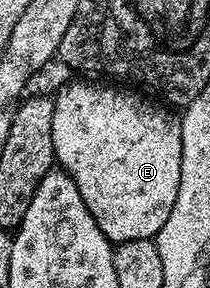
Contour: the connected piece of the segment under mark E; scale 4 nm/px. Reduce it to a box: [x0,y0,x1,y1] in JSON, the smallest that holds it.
[52,79,182,243]

